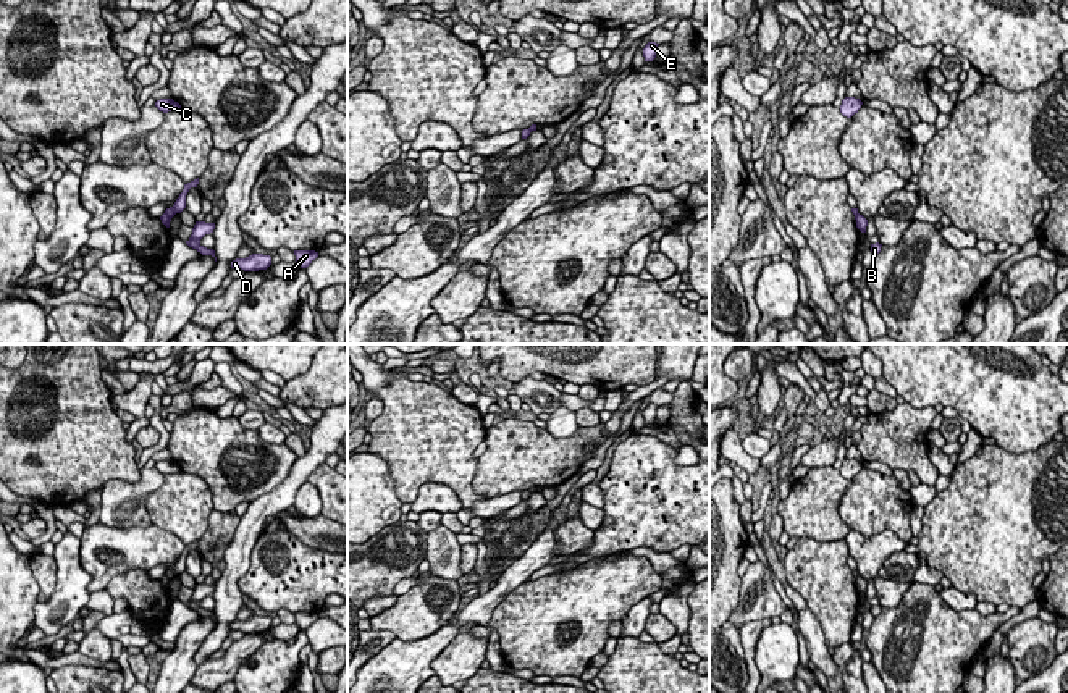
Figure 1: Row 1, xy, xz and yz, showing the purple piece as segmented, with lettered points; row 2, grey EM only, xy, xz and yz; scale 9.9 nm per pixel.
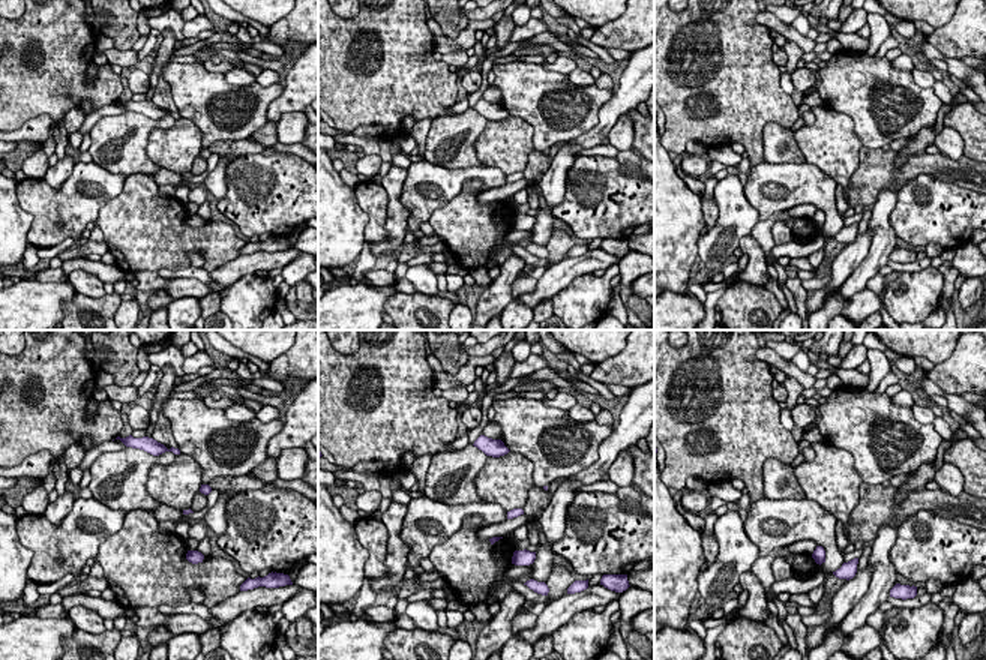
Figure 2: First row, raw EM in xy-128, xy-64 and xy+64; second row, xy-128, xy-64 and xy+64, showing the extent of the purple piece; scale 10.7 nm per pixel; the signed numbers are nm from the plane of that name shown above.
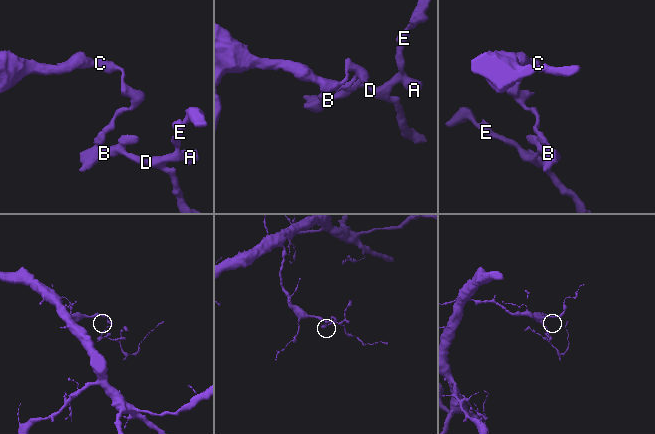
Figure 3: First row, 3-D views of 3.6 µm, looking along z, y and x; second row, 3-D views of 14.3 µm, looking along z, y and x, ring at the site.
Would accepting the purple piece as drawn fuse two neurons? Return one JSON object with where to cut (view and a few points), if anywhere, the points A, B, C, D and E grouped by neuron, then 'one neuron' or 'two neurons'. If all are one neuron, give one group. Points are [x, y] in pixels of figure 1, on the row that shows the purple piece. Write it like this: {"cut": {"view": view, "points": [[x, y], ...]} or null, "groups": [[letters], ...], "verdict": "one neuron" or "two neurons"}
{"cut": {"view": "xy", "points": [[165, 212], [170, 218]]}, "groups": [["A", "B", "D", "E"], ["C"]], "verdict": "two neurons"}

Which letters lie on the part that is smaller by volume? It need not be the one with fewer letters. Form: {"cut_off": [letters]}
{"cut_off": ["A", "B", "D", "E"]}

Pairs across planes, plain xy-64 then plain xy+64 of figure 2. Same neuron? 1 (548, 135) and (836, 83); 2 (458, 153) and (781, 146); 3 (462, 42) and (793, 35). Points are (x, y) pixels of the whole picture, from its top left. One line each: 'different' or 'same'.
1: same
2: same
3: different

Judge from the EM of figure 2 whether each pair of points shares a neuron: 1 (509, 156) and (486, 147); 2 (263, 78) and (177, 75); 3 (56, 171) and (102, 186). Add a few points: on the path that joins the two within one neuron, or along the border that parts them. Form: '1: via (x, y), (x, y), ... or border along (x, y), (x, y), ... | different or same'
1: via (503, 150), (492, 147) | same
2: border along (255, 81), (263, 86), (278, 83) | different
3: border along (77, 162), (69, 177), (57, 189), (44, 180) | different

